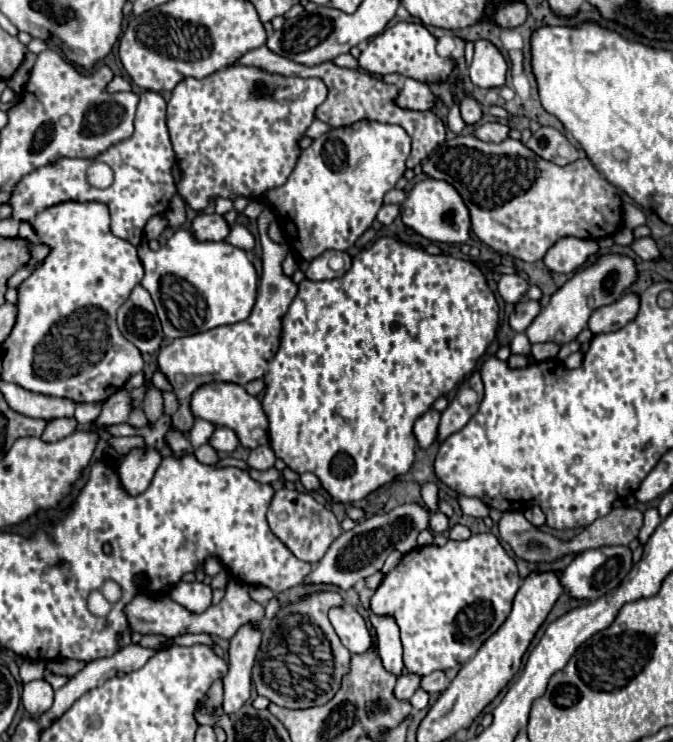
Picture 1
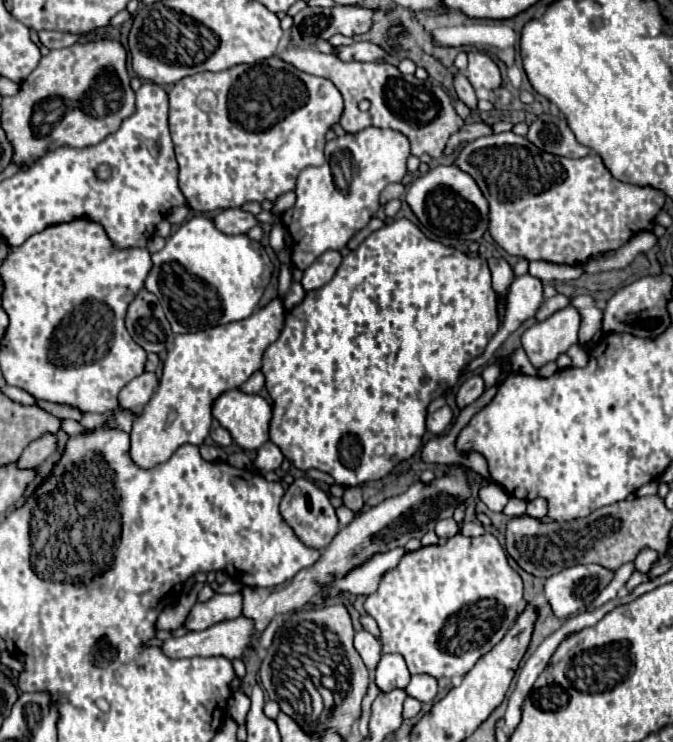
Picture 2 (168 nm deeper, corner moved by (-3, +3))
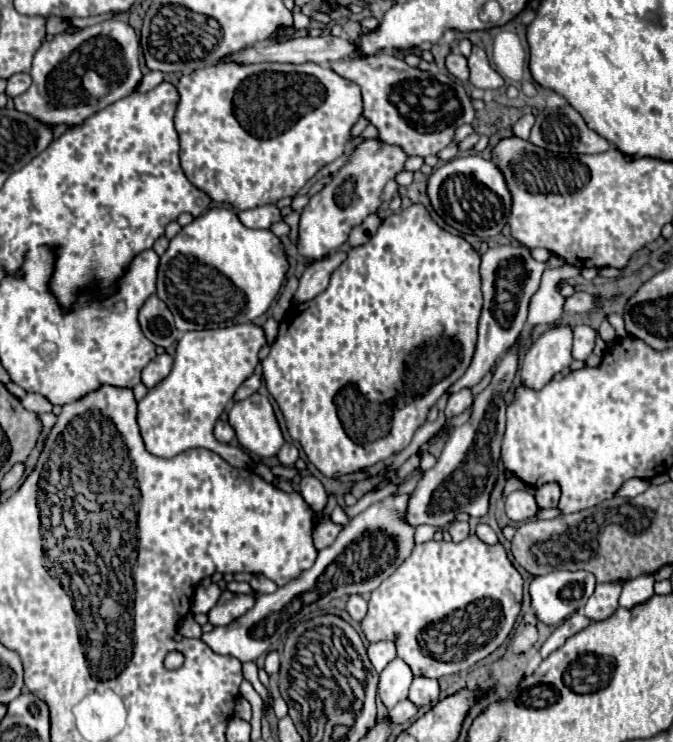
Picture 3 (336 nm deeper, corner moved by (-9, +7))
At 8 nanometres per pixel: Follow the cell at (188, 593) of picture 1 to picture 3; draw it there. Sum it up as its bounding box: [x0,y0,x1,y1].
[192,583,222,613]

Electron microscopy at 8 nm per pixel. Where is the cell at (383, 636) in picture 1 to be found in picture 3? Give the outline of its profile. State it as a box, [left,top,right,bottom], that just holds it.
[378,657,412,709]

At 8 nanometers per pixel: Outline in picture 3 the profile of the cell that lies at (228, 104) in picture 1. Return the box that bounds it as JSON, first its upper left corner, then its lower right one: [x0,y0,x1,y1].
[174,63,362,211]

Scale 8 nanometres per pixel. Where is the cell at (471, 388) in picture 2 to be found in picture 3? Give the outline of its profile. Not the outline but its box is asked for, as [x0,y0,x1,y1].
[452,245,564,391]

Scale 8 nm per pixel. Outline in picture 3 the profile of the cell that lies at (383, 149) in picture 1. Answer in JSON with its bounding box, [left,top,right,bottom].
[298,139,408,263]

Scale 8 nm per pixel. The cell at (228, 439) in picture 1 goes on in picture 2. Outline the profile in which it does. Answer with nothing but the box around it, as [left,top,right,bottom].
[210,427,232,447]

